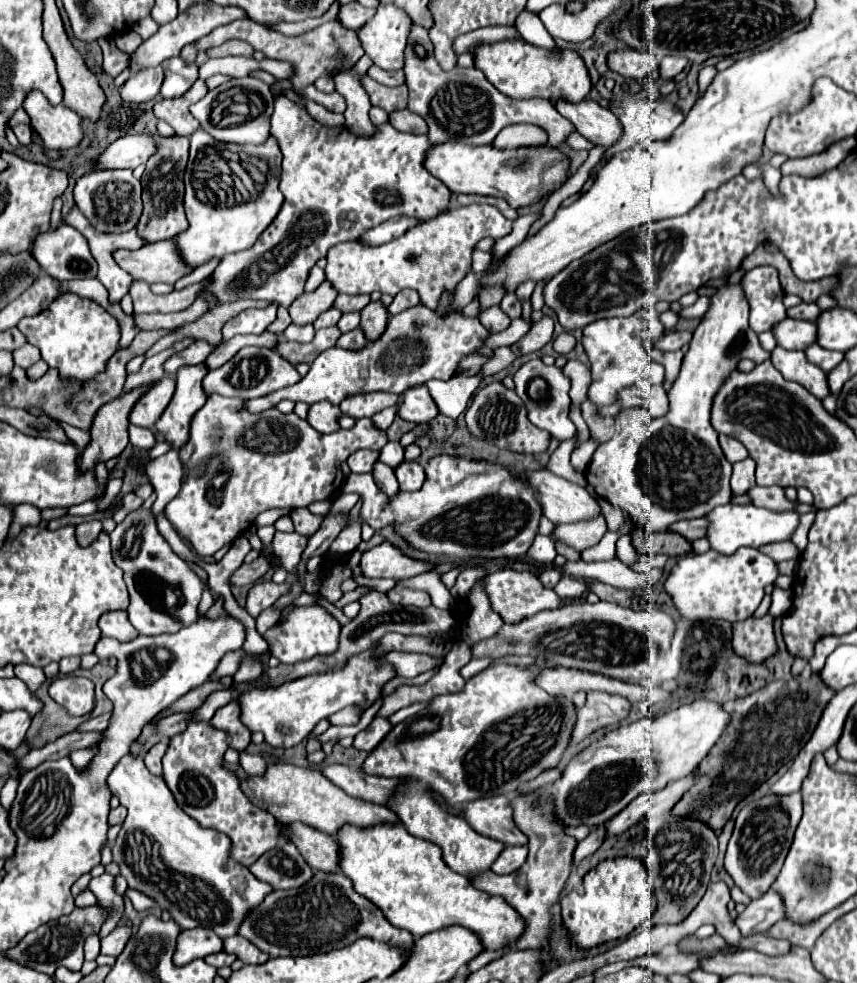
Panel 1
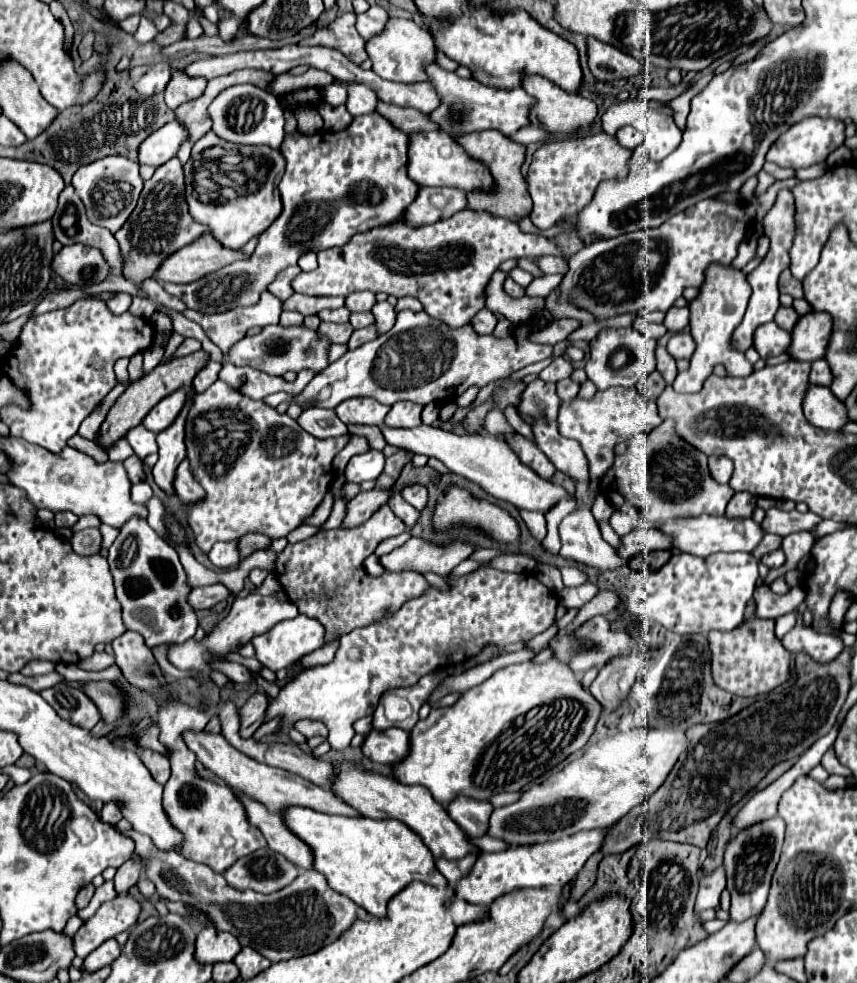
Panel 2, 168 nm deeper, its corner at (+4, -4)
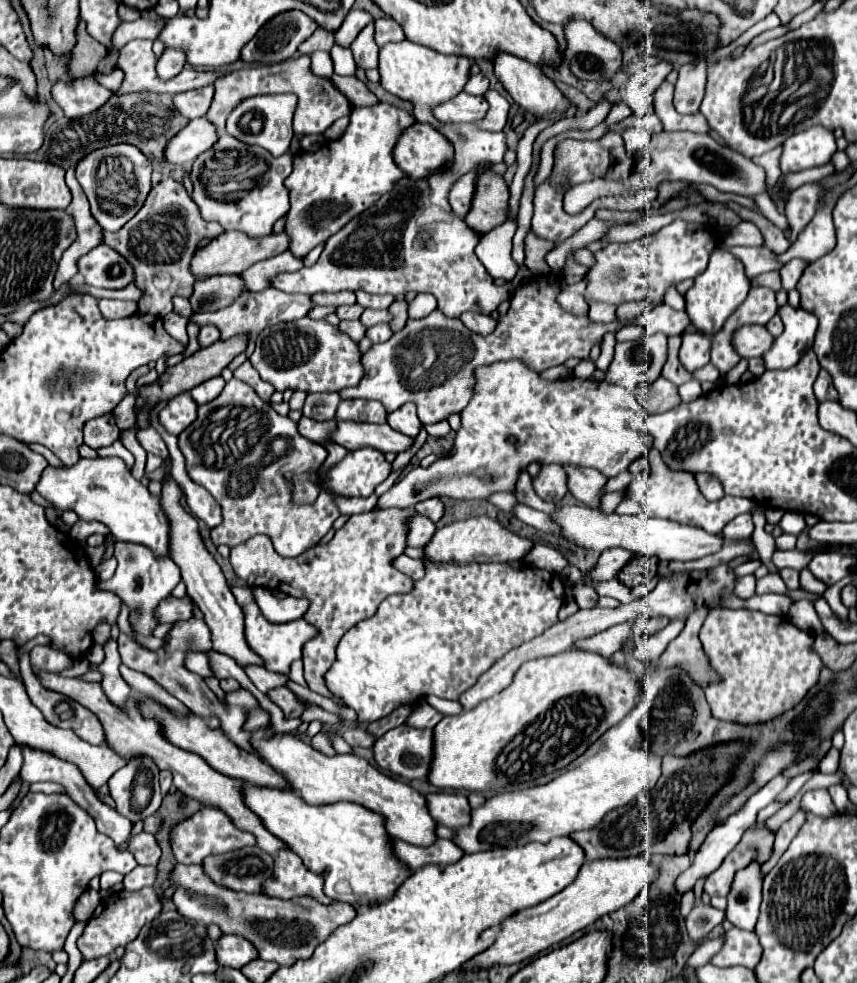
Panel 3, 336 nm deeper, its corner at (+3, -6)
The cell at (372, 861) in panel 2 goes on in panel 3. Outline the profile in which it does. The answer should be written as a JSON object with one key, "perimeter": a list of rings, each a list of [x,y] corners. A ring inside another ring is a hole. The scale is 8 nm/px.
{"perimeter":[[[246,783],[242,797],[246,807],[260,817],[262,825],[298,853],[310,871],[320,873],[328,869],[324,893],[336,901],[360,905],[382,903],[388,901],[408,877],[406,865],[394,857],[382,815],[374,811],[348,801],[312,807],[290,789],[270,789]]]}

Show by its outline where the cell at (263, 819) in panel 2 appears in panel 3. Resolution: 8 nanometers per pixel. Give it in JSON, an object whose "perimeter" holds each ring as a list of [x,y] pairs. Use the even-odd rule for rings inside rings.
{"perimeter":[[[46,671],[36,673],[36,677],[38,677],[38,681],[42,683],[42,687],[46,687],[46,689],[50,689],[50,691],[56,691],[56,693],[62,693],[62,695],[68,695],[70,699],[78,701],[80,705],[84,705],[86,709],[90,709],[94,715],[98,715],[98,719],[100,719],[100,723],[102,723],[102,727],[104,727],[108,745],[110,745],[120,757],[124,757],[124,759],[130,759],[130,757],[134,757],[134,755],[152,757],[160,769],[172,771],[172,775],[174,775],[174,785],[176,785],[178,791],[182,791],[186,797],[196,799],[196,801],[198,801],[200,805],[204,805],[204,807],[218,807],[220,811],[224,811],[224,813],[232,819],[232,823],[234,823],[238,829],[248,831],[248,833],[252,833],[252,835],[256,837],[256,845],[258,845],[262,851],[266,851],[266,853],[270,853],[270,855],[276,855],[276,851],[280,851],[280,849],[284,847],[284,843],[278,841],[272,833],[268,833],[268,831],[262,827],[260,819],[244,805],[244,801],[242,801],[242,781],[218,773],[218,771],[212,769],[200,755],[188,753],[188,751],[184,751],[184,749],[178,749],[178,747],[170,745],[170,743],[164,739],[164,735],[162,735],[162,731],[160,731],[160,727],[158,727],[158,723],[156,723],[156,719],[144,719],[144,717],[138,713],[138,709],[136,709],[136,705],[134,705],[134,699],[128,699],[126,709],[120,709],[120,707],[116,707],[116,705],[112,705],[112,703],[108,701],[108,697],[104,695],[100,683],[88,683],[88,681],[82,681],[82,679],[68,679],[68,677],[62,677],[60,673],[46,673]]]}

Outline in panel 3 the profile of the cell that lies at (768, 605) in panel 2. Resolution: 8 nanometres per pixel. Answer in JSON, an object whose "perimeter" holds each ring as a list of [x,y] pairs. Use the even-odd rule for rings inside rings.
{"perimeter":[[[754,575],[738,577],[738,583],[734,583],[734,595],[740,597],[740,599],[754,597],[754,585],[756,585],[756,577]]]}

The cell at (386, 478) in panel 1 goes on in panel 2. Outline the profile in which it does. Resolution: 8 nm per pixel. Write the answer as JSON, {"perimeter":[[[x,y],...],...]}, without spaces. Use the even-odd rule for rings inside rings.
{"perimeter":[[[393,493],[393,497],[389,497],[389,507],[391,507],[391,511],[393,511],[397,517],[401,517],[401,519],[405,521],[407,527],[411,527],[411,525],[417,521],[417,517],[419,517],[419,511],[413,509],[413,507],[401,497],[401,493]]]}

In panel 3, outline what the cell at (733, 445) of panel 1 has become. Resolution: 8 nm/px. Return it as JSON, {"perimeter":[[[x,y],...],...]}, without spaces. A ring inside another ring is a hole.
{"perimeter":[[[698,473],[698,475],[696,475],[696,483],[698,483],[698,489],[702,491],[702,495],[704,495],[708,501],[718,501],[718,499],[724,497],[722,485],[720,485],[714,477],[710,477],[710,475],[706,475],[706,473]]]}

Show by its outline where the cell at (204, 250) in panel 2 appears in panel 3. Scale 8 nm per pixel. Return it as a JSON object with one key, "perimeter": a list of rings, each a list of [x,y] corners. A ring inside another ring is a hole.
{"perimeter":[[[226,231],[224,235],[212,239],[210,245],[200,249],[192,257],[190,269],[192,269],[194,277],[210,277],[210,275],[222,275],[222,273],[240,275],[242,271],[246,271],[254,263],[284,253],[288,249],[288,243],[290,243],[290,237],[288,237],[286,231],[276,233],[276,235],[266,235],[266,237],[260,237],[260,239],[250,239],[250,235],[242,235],[240,231]]]}

